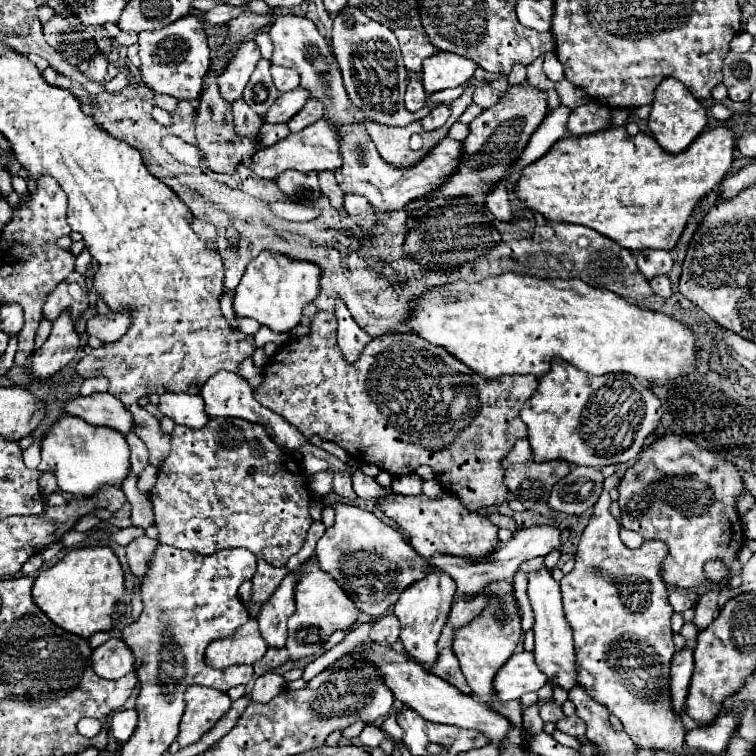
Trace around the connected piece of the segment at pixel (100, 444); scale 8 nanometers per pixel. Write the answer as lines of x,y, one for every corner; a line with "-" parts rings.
65,416
61,418
57,424
53,424
53,428
45,434
43,444
41,444
41,464
39,470
41,472
53,472
57,476
57,486
59,490
73,494
75,498
91,498
95,496
103,486
121,486
123,480
129,474
129,444
125,440
125,436
113,428
107,426
91,426
85,424
83,418
77,416

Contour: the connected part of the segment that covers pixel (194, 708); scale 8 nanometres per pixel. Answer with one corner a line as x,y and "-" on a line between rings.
189,686
185,692
185,712
181,718
181,730
177,742
181,748
197,744
215,722
231,708
231,698
225,692
217,692
207,686

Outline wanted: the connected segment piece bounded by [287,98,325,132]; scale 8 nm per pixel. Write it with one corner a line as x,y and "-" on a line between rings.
309,98
309,102
303,106
303,110
299,114
295,114
287,126
291,132
297,132
297,130
303,130
305,126
311,126
313,122
321,120
325,114
325,102
319,100
319,98

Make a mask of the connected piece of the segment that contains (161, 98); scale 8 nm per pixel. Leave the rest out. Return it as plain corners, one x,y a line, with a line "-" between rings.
155,94
153,96
153,104
159,106
159,108
163,108
163,110
167,110
167,112
173,112
175,106
177,106
177,100
173,100
173,98
165,96
165,94

